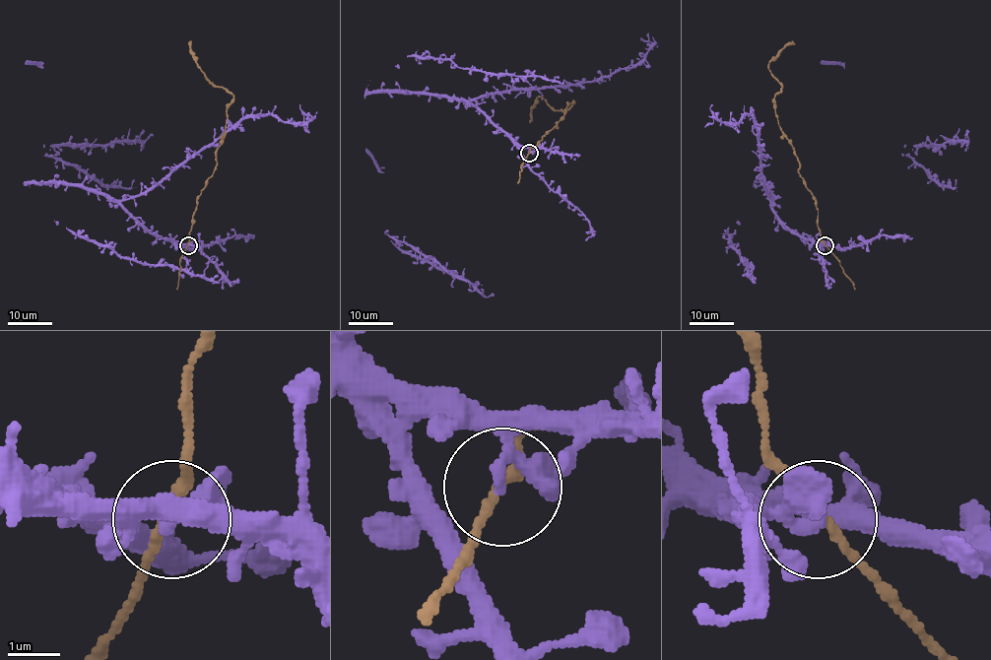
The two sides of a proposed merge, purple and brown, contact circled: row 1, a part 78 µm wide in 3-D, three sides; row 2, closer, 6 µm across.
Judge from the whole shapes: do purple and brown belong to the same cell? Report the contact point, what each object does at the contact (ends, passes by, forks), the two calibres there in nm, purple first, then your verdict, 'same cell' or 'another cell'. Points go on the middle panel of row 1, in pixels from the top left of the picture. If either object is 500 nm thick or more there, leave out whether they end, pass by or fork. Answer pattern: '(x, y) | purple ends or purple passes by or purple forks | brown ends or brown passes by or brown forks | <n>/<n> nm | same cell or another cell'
(529, 153) | purple passes by | brown passes by | 190/180 nm | another cell

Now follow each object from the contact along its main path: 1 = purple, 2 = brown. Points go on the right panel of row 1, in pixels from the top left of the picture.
1: (825, 245), (796, 235), (771, 207), (753, 117), (745, 115), (739, 122), (723, 123), (714, 118), (712, 104)
2: (825, 244), (815, 198), (778, 124), (774, 98), (782, 84), (768, 69), (794, 43)

